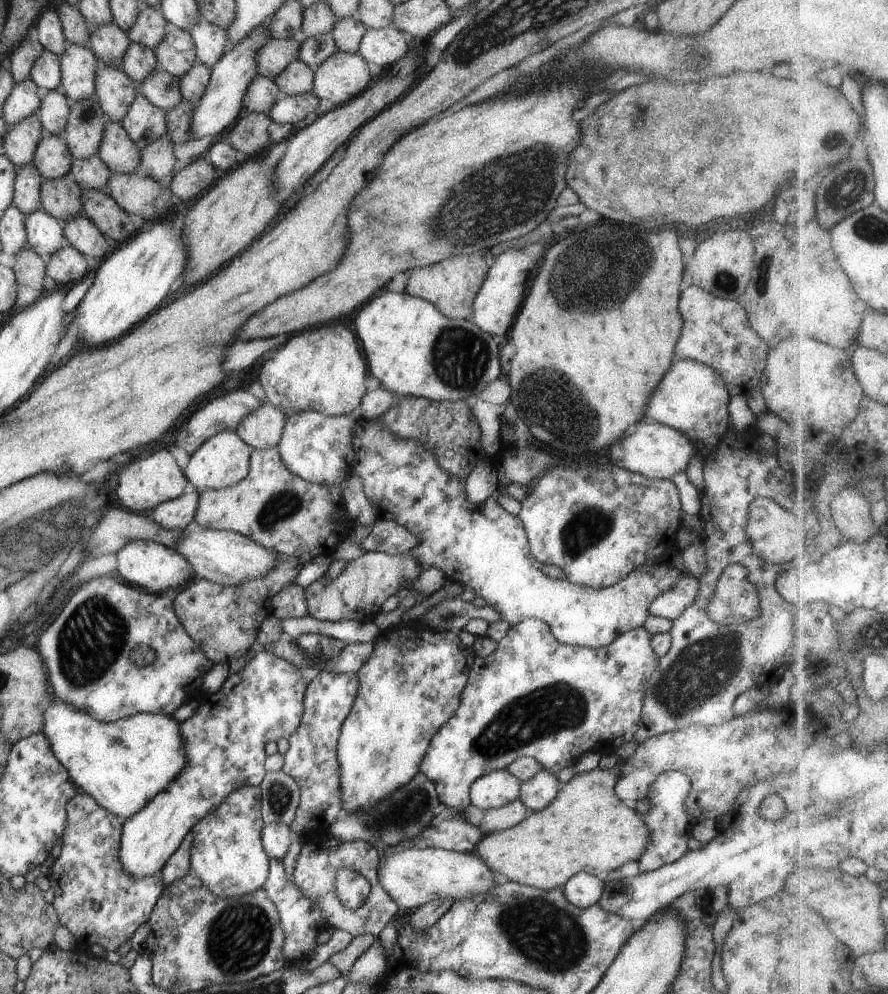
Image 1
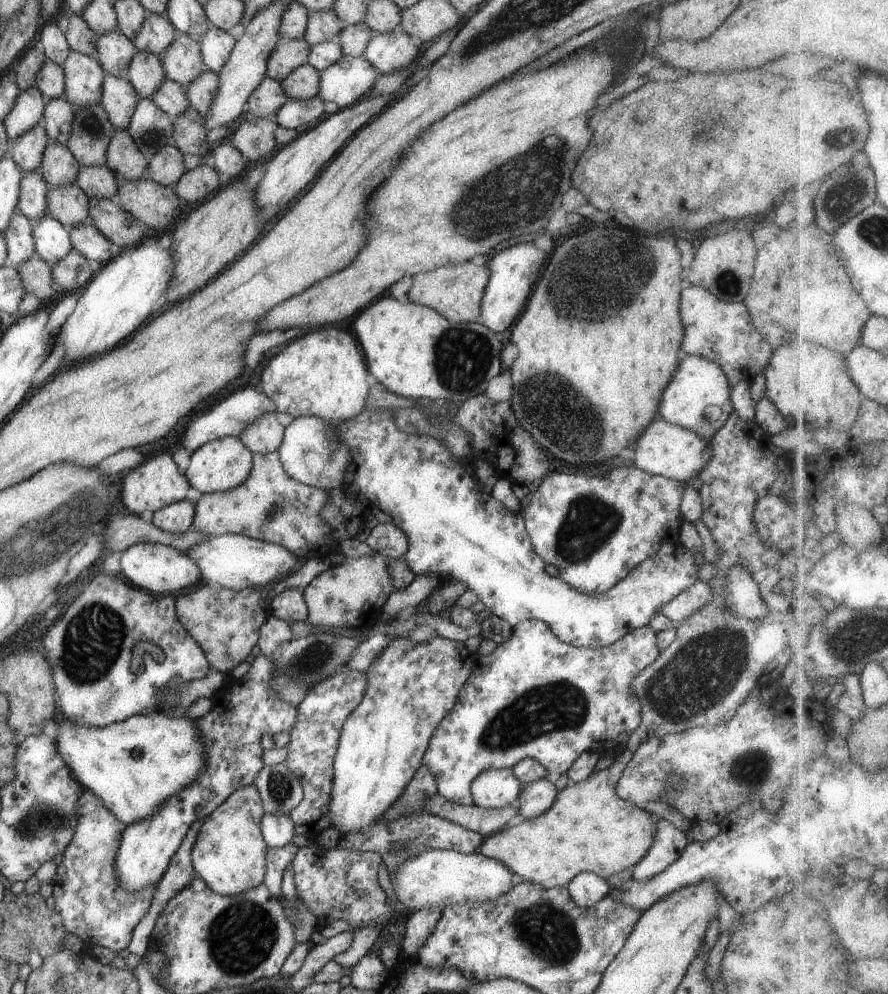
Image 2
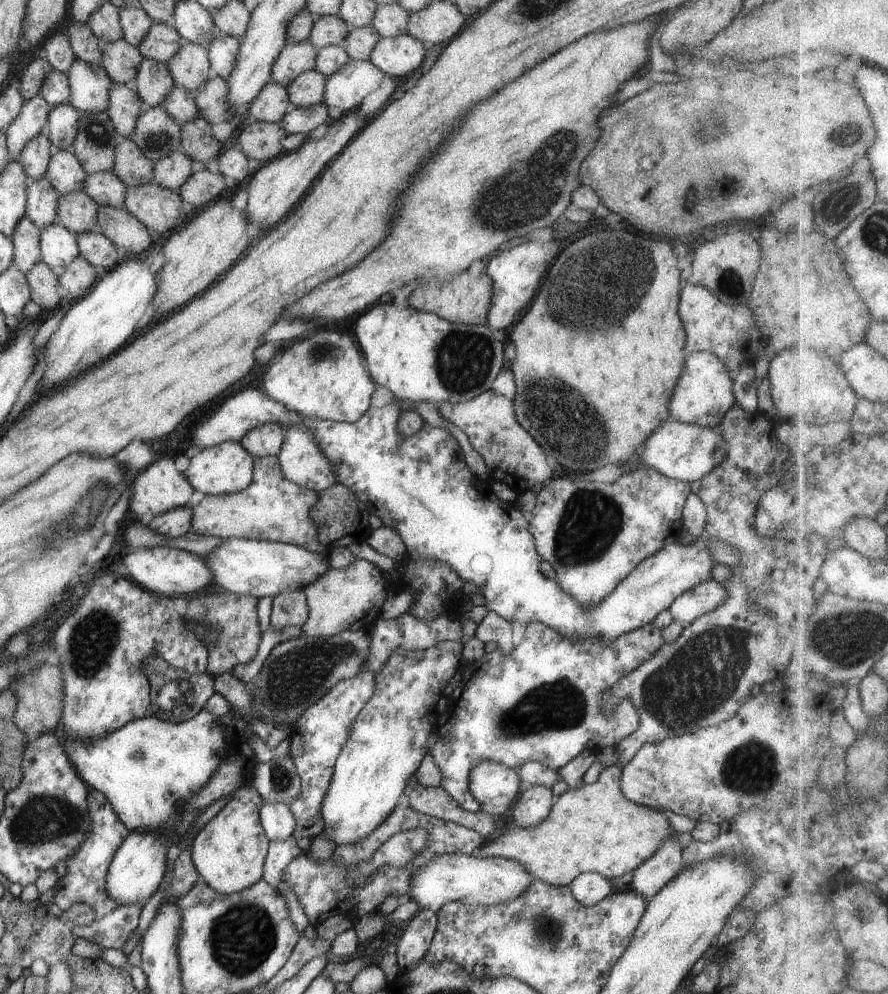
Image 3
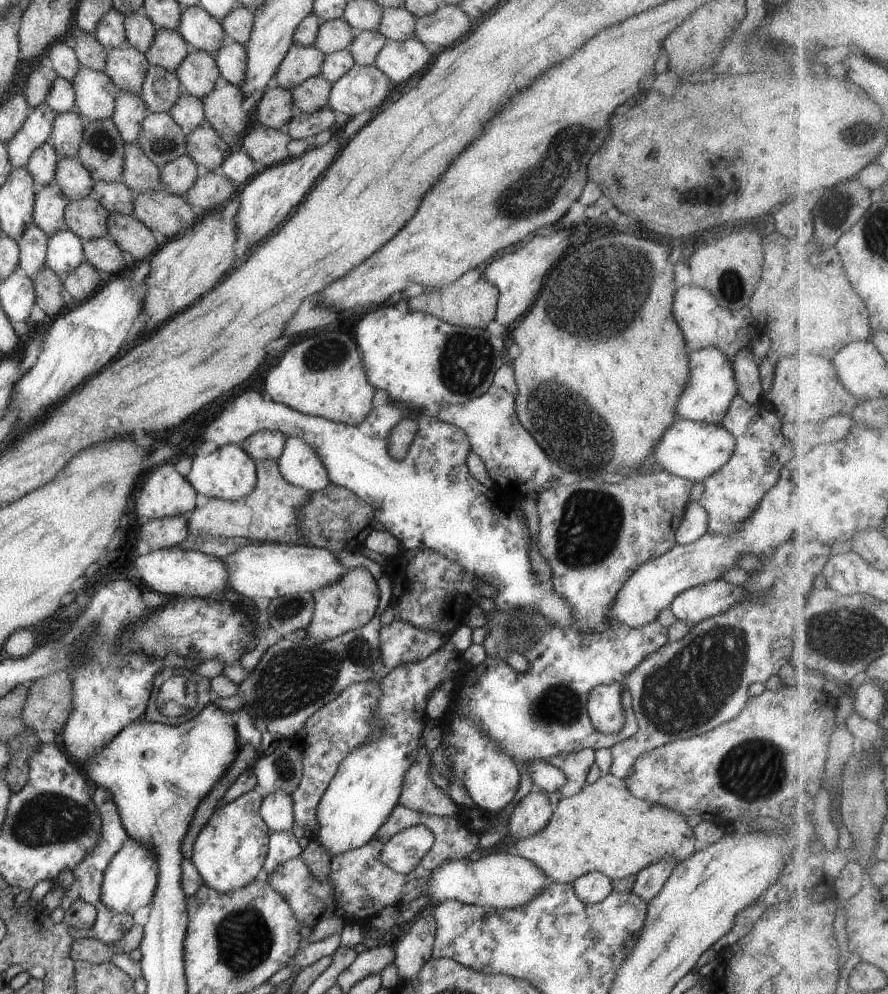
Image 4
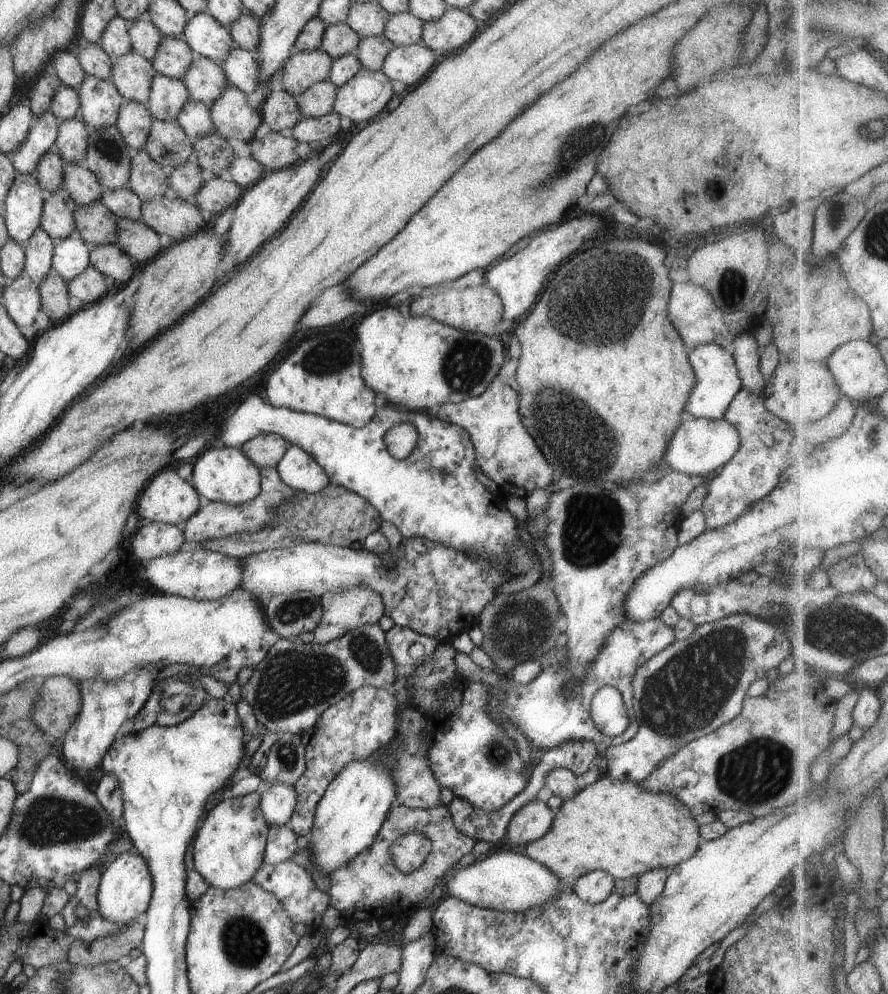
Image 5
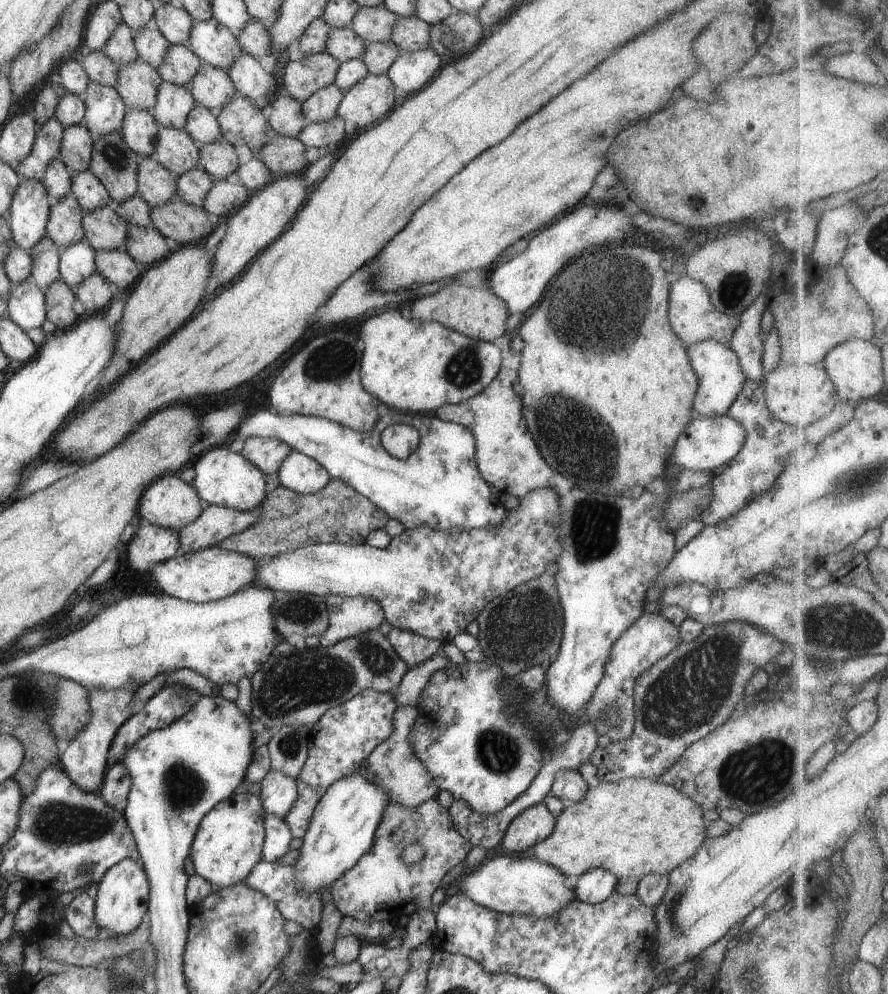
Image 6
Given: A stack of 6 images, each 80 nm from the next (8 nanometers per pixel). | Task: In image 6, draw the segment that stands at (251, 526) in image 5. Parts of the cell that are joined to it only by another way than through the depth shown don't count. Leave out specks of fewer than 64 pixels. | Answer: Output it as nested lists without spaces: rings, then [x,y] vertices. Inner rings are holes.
[[[210,505],[192,524],[185,526],[178,533],[178,554],[196,553],[214,547],[225,538],[246,530],[257,520],[257,510],[237,511]]]

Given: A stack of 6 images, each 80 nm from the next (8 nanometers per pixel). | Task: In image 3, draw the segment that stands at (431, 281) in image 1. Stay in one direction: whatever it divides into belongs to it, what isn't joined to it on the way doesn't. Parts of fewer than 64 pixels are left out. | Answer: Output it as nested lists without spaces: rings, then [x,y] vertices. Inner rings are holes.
[[[467,270],[455,276],[449,283],[424,283],[409,296],[409,308],[427,313],[434,312],[436,316],[451,323],[463,325],[484,325],[487,322],[493,293],[492,279],[482,272],[478,278],[472,278]]]

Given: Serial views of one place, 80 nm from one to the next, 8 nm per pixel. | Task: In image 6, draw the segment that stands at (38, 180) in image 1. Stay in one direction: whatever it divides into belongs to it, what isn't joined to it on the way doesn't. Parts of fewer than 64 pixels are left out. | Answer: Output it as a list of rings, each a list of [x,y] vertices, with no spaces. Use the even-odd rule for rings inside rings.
[[[70,192],[56,204],[52,204],[49,221],[46,225],[48,235],[61,249],[69,244],[85,241],[82,217],[85,212],[80,208],[76,197]]]

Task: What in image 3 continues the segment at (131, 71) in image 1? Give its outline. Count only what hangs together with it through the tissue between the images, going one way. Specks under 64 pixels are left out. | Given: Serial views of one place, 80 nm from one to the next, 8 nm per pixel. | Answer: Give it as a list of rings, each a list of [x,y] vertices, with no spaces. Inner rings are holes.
[[[143,58],[133,87],[143,101],[144,108],[153,109],[162,106],[175,87],[175,82],[168,64]]]

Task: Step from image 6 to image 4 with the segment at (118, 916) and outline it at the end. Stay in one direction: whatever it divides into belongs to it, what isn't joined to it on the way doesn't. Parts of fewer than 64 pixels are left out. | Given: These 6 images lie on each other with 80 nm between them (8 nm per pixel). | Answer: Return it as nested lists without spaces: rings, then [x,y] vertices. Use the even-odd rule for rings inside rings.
[[[130,838],[111,858],[101,880],[101,901],[117,913],[134,915],[149,906],[157,885],[157,864],[153,852]]]

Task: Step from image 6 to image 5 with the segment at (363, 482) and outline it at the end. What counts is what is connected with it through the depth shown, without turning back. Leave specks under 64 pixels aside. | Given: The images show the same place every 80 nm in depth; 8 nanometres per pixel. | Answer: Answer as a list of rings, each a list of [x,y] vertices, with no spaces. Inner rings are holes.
[[[256,394],[248,396],[232,416],[228,416],[219,426],[219,436],[226,447],[235,449],[255,436],[273,434],[282,437],[290,445],[305,450],[324,469],[331,483],[347,488],[359,494],[376,508],[383,520],[392,522],[402,533],[402,538],[422,537],[429,541],[439,542],[447,547],[473,554],[473,557],[488,559],[491,564],[502,565],[512,579],[519,576],[511,568],[513,548],[520,534],[518,522],[505,506],[501,493],[490,493],[476,477],[475,448],[469,432],[454,423],[440,420],[435,414],[409,411],[404,407],[386,404],[376,411],[372,420],[361,429],[330,420],[312,413],[291,411],[284,407],[273,407],[266,404]],[[400,423],[413,424],[419,434],[419,444],[405,458],[395,459],[386,448],[383,438],[386,432]]]

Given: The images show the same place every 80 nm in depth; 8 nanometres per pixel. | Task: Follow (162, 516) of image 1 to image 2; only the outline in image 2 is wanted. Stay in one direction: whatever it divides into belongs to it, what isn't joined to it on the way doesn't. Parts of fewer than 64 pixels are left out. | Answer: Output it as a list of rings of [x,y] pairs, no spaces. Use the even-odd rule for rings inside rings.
[[[186,498],[157,510],[153,514],[152,523],[160,530],[182,534],[192,526],[194,513],[194,504]]]

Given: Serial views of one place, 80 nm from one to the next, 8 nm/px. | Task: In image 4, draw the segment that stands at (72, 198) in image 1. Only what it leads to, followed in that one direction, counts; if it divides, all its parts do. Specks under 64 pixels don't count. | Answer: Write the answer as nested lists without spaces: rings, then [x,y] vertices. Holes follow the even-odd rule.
[[[92,196],[82,200],[69,200],[65,208],[67,228],[83,241],[108,237],[107,220],[109,212]]]

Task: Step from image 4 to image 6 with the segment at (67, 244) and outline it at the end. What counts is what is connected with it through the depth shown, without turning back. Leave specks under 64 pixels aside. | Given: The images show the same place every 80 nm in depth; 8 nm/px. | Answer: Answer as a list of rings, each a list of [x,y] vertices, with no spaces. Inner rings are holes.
[[[86,241],[69,244],[61,249],[61,279],[75,291],[85,278],[97,272],[95,251]]]

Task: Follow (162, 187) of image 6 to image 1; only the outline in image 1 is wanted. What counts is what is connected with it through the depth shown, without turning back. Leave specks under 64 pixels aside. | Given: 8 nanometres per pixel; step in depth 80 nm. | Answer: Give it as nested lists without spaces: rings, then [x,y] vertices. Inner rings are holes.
[[[109,120],[97,155],[112,173],[132,174],[137,172],[141,150],[120,123]]]

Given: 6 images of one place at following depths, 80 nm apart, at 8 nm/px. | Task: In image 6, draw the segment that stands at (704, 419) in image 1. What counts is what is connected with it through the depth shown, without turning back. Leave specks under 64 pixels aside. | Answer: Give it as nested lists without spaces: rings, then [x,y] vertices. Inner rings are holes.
[[[714,339],[693,344],[688,348],[690,364],[697,374],[699,387],[693,402],[694,414],[706,417],[726,415],[730,405],[738,398],[747,376],[739,363],[738,355]]]

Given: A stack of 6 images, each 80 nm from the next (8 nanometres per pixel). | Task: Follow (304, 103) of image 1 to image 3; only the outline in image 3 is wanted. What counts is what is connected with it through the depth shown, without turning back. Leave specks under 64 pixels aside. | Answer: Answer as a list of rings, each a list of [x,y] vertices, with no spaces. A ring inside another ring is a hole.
[[[322,102],[307,109],[292,107],[282,118],[280,125],[288,135],[302,132],[308,138],[312,130],[330,122],[328,107]]]

